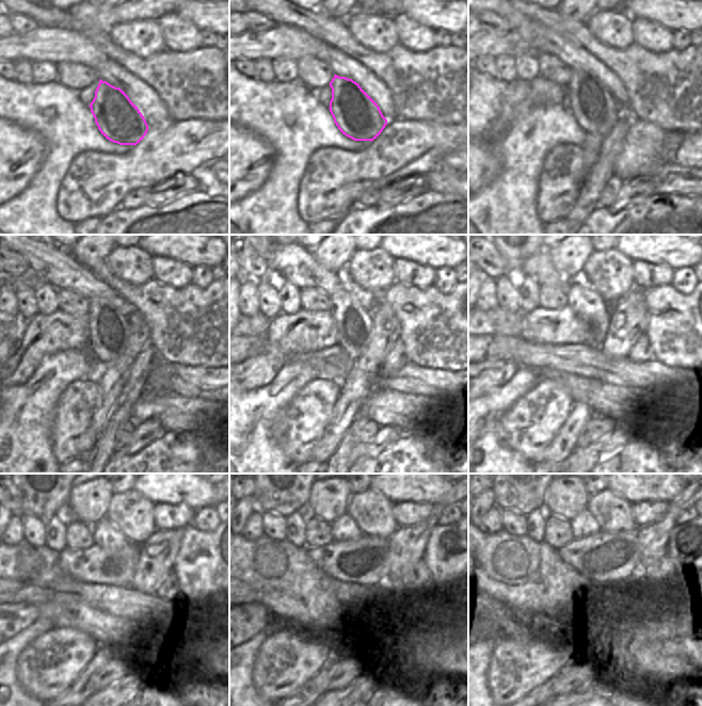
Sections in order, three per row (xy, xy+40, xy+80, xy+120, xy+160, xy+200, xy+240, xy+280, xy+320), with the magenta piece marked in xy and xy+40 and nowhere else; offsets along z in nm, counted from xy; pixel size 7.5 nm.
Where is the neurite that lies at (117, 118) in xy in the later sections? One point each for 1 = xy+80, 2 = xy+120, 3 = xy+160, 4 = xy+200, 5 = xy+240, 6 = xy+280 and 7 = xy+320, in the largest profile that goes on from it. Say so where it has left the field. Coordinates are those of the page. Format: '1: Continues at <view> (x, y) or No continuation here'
1: Continues at xy+80 (594, 108)
2: Continues at xy+120 (109, 331)
3: Continues at xy+160 (353, 322)
4: Continues at xy+200 (588, 305)
5: Continues at xy+240 (105, 534)
6: Continues at xy+280 (345, 528)
7: Continues at xy+320 (584, 525).

